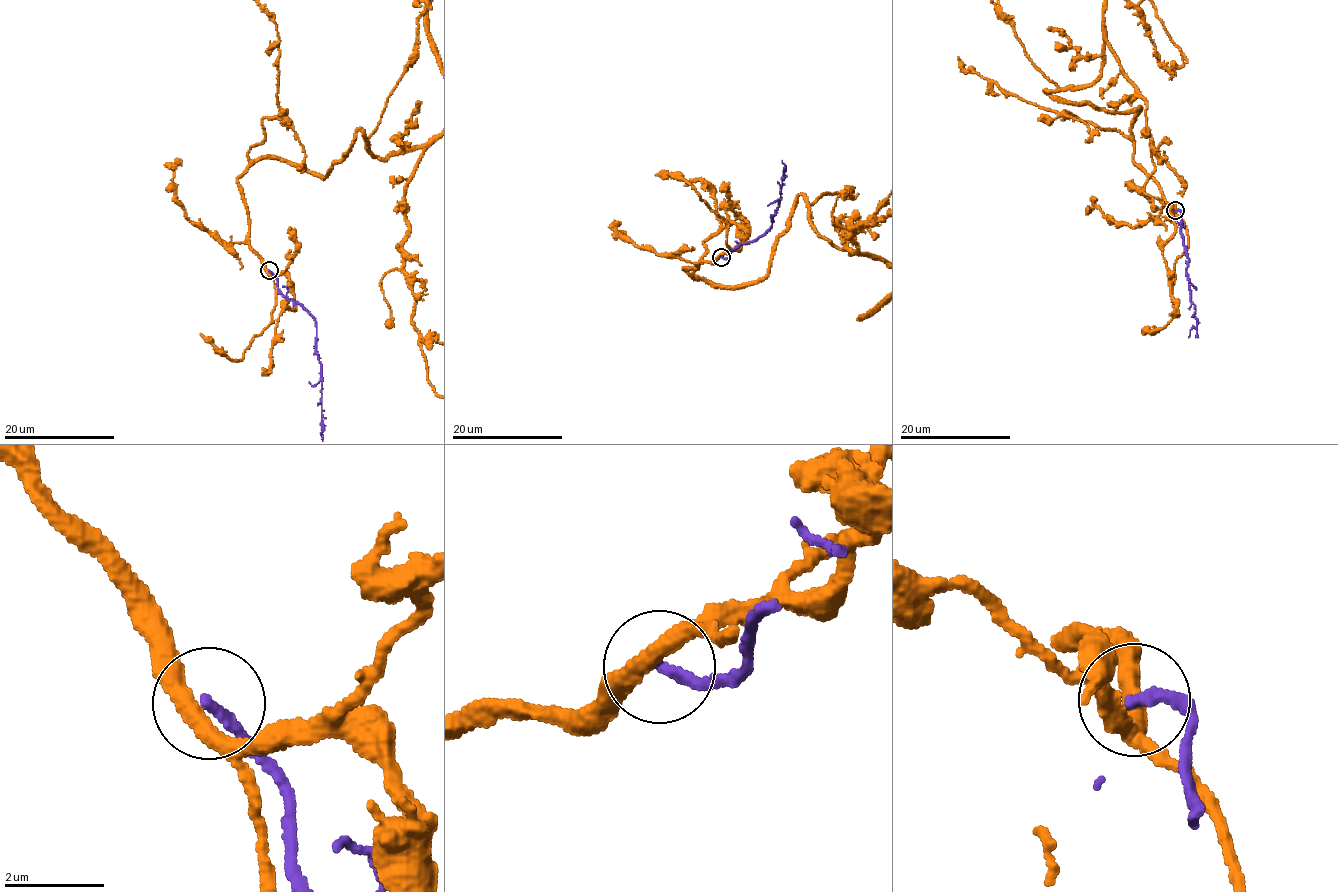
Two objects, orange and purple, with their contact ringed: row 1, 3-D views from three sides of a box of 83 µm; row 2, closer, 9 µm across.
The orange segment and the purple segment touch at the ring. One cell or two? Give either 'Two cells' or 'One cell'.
Two cells

